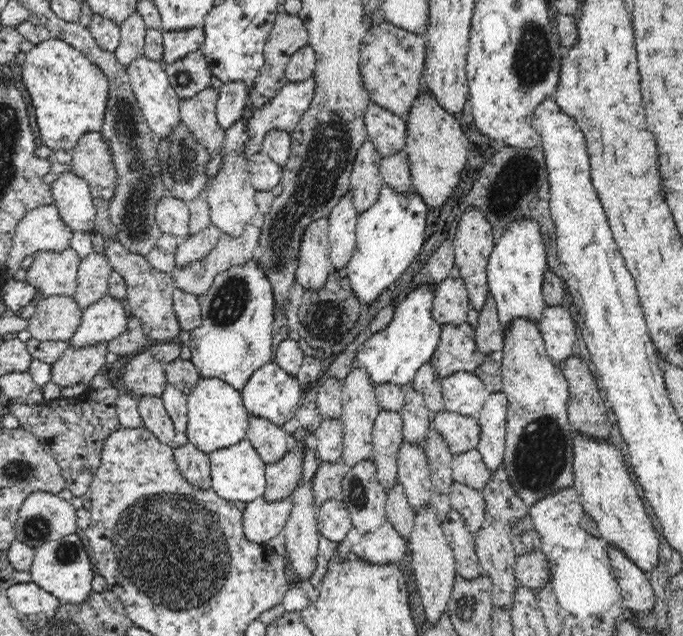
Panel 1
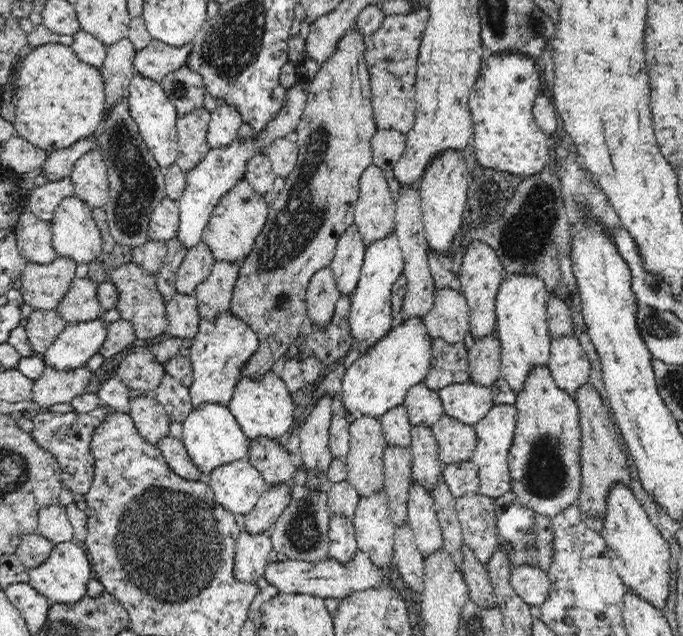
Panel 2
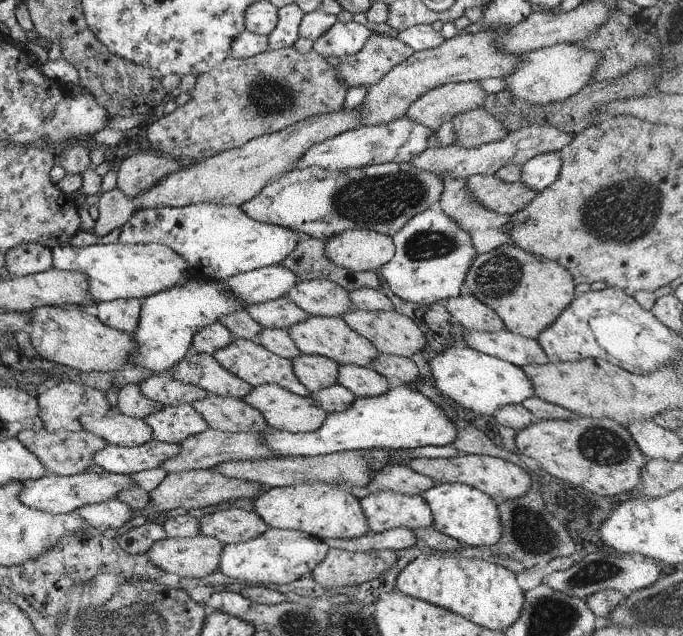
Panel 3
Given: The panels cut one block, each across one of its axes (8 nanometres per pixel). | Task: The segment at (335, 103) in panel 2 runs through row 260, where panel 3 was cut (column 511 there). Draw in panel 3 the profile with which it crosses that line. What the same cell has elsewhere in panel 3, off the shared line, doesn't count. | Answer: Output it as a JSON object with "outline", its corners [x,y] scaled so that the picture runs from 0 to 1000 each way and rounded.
{"outline":[[[750,381],[698,401],[681,445],[694,469],[729,492],[741,519],[785,535],[837,475],[843,450],[839,434],[818,412],[786,404]]]}

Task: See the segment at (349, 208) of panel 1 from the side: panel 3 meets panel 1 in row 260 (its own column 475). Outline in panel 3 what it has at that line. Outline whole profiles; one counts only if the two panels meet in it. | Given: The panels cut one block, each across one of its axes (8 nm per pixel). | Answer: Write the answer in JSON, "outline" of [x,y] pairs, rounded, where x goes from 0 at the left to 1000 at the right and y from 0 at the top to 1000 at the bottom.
{"outline":[[[741,517],[722,524],[679,519],[678,535],[688,547],[748,569],[760,577],[804,569],[801,557],[785,533]]]}

